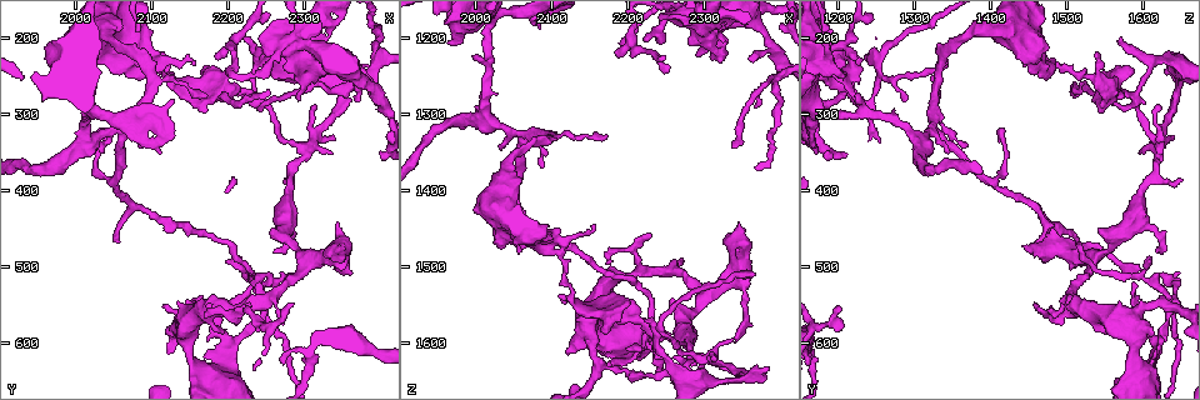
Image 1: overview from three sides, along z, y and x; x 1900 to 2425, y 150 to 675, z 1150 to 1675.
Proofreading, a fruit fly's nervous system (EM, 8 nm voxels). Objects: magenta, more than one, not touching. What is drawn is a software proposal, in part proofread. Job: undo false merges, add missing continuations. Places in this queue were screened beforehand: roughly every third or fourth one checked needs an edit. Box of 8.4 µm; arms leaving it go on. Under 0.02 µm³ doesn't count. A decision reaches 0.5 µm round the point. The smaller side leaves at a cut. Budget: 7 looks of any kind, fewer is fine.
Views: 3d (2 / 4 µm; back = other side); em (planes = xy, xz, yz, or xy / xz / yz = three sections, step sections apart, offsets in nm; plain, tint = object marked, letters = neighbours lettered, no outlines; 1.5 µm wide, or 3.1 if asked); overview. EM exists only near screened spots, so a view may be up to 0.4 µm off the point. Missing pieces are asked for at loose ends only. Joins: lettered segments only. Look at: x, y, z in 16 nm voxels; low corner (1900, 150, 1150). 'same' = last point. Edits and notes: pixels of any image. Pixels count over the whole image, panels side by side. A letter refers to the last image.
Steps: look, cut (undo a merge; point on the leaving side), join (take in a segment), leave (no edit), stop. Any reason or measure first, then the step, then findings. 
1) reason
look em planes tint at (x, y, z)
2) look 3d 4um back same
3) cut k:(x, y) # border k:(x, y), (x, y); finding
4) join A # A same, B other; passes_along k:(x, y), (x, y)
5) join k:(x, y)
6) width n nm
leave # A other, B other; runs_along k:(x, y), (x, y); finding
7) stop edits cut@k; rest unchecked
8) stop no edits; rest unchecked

tapers out
look em xz step 8 tint at (2270, 570, 1490)

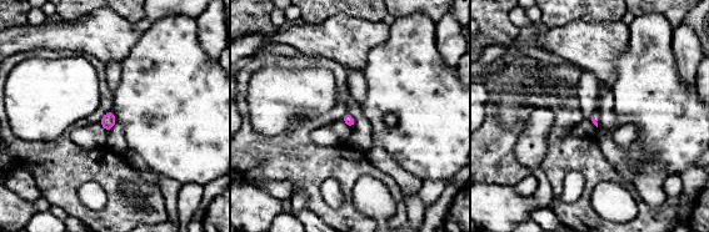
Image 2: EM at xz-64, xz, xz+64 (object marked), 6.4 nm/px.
cut it another way
look em yz step 4 tint same

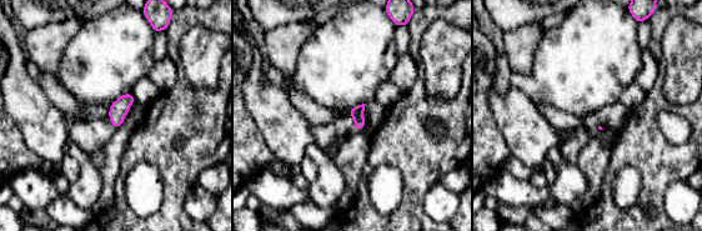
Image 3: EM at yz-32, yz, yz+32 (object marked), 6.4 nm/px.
look em yz step 4 letters same

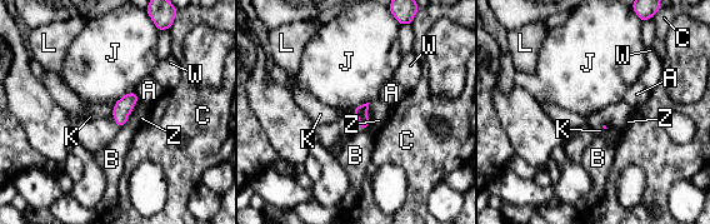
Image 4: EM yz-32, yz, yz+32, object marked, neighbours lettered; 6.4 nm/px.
leave # A other, B other, C other, J other, K other, L other, W other, Z other; border 4:(114, 104), (111, 117); none of them fits

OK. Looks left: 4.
three arms meet
look 3d 2um at (2240, 290, 1585)

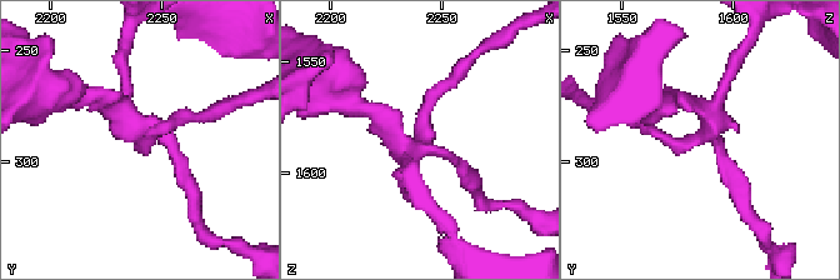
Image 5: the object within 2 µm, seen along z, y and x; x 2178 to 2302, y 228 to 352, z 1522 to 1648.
look em planes letters at (2244, 285, 1589)

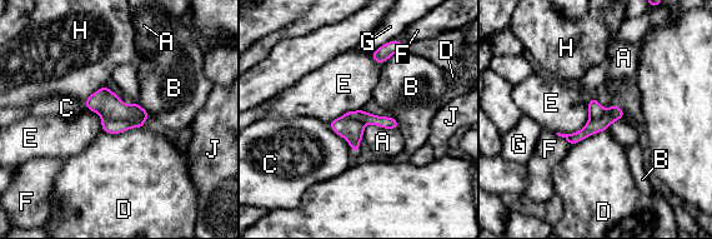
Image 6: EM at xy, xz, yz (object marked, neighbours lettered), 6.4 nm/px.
width 140 nm; longest_contact E 280 nm
cut 6:(113, 127) # A other, B other, C other, D other, E other, F other, G other, H other, J other; two neurons meet here

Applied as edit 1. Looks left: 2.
stop edits cut@6; rest unchecked

